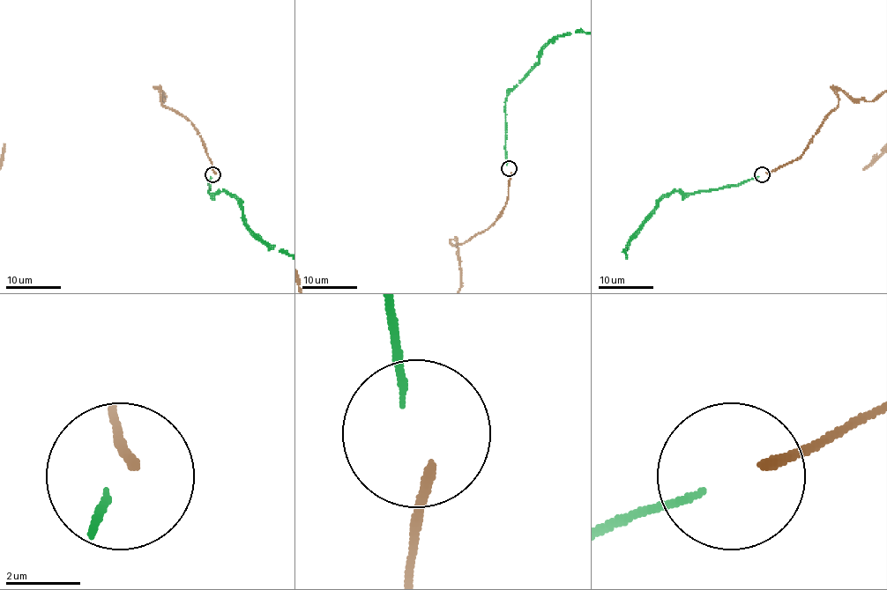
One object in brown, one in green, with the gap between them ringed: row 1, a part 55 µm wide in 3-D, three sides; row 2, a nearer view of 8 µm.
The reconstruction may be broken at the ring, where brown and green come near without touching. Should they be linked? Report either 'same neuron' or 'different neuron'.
same neuron

